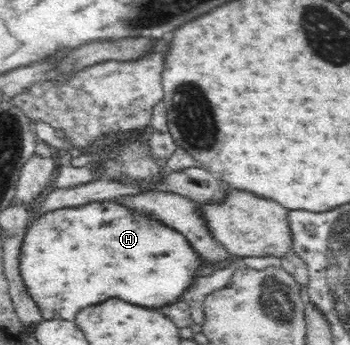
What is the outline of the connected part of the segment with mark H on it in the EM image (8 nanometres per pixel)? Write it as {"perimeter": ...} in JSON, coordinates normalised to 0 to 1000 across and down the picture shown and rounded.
{"perimeter":[[[269,583],[223,600],[191,600],[154,609],[151,614],[114,623],[106,635],[97,635],[86,655],[74,664],[74,684],[63,710],[57,733],[57,788],[69,817],[74,820],[86,858],[97,864],[103,881],[114,890],[114,904],[131,928],[177,925],[177,928],[211,928],[211,916],[240,899],[246,887],[263,887],[263,881],[286,881],[309,864],[349,864],[354,875],[371,875],[371,881],[394,881],[394,887],[429,887],[429,893],[451,893],[451,887],[474,887],[474,881],[497,881],[514,870],[514,858],[554,823],[554,812],[566,806],[566,788],[577,777],[577,759],[566,748],[566,736],[549,725],[543,701],[520,684],[520,672],[503,672],[469,649],[451,649],[451,638],[429,632],[440,620],[417,617],[414,609],[400,609],[406,620],[389,620],[377,609],[394,609],[374,603],[374,597],[343,594],[340,588],[320,583]]]}

